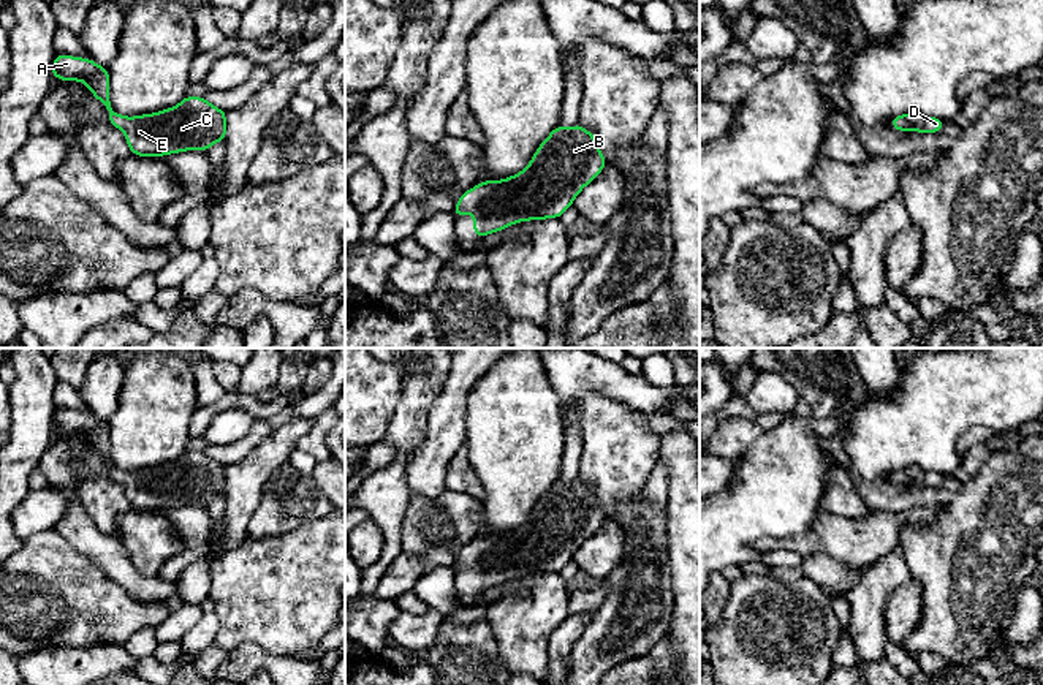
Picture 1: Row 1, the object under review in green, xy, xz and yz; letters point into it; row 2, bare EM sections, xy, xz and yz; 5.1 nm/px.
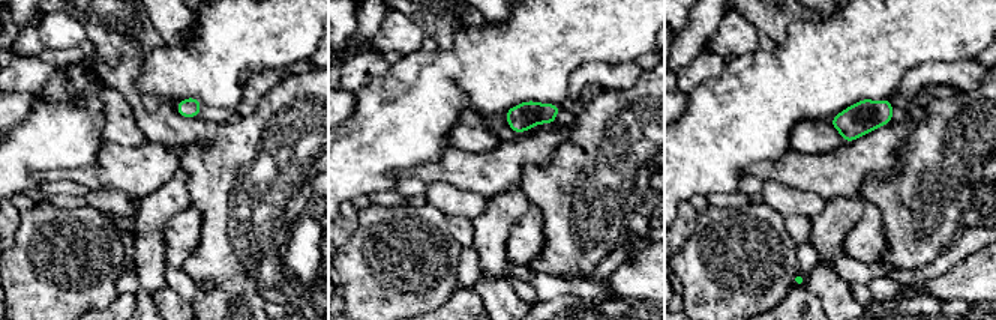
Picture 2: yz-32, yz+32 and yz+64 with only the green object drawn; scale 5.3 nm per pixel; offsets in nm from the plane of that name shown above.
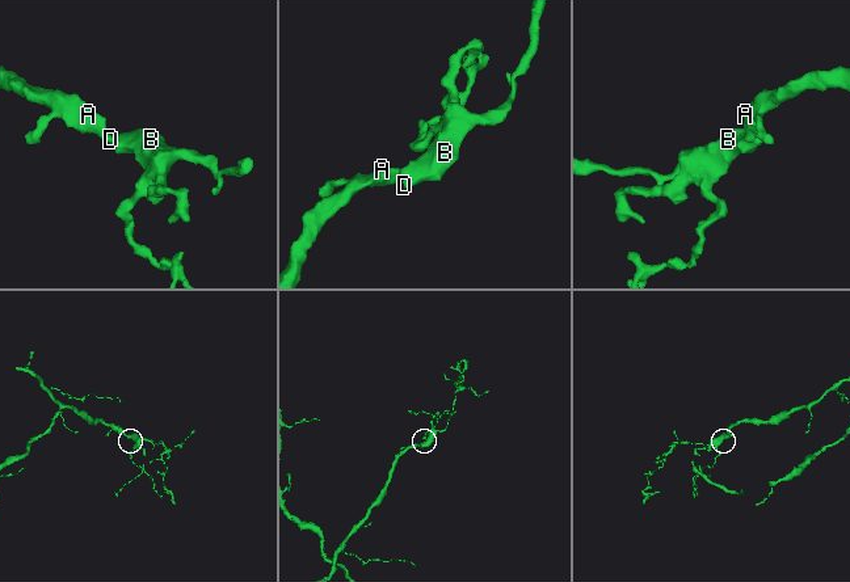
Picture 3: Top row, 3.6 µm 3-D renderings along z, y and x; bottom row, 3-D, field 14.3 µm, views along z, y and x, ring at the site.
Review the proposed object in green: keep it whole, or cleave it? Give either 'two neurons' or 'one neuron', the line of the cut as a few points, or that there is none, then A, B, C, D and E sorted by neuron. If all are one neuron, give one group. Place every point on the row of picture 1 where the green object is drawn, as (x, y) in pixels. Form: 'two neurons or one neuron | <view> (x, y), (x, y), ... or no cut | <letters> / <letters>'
one neuron | no cut | A B C D E

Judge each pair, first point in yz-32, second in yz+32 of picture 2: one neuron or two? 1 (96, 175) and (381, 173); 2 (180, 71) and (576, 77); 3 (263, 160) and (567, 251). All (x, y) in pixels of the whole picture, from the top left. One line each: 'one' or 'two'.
1: two
2: two
3: one

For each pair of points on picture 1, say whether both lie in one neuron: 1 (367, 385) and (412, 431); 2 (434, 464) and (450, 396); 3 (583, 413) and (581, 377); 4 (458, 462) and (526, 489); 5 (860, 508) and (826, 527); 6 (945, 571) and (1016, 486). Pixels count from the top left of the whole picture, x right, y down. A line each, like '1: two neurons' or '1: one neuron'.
1: two neurons
2: one neuron
3: two neurons
4: two neurons
5: two neurons
6: one neuron

